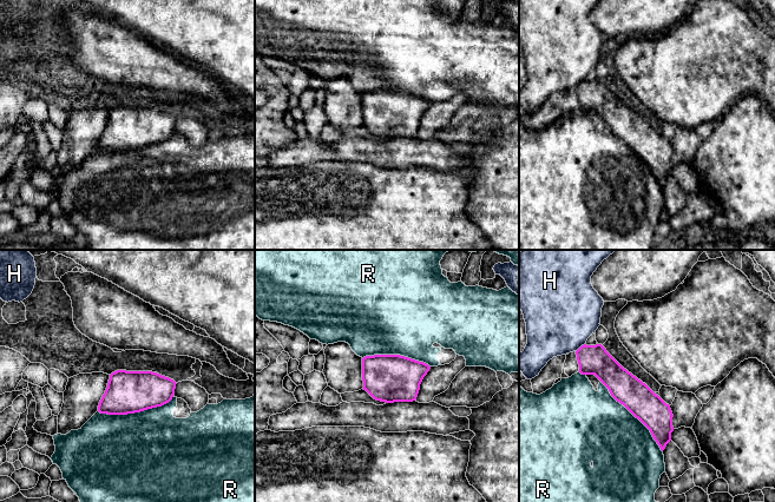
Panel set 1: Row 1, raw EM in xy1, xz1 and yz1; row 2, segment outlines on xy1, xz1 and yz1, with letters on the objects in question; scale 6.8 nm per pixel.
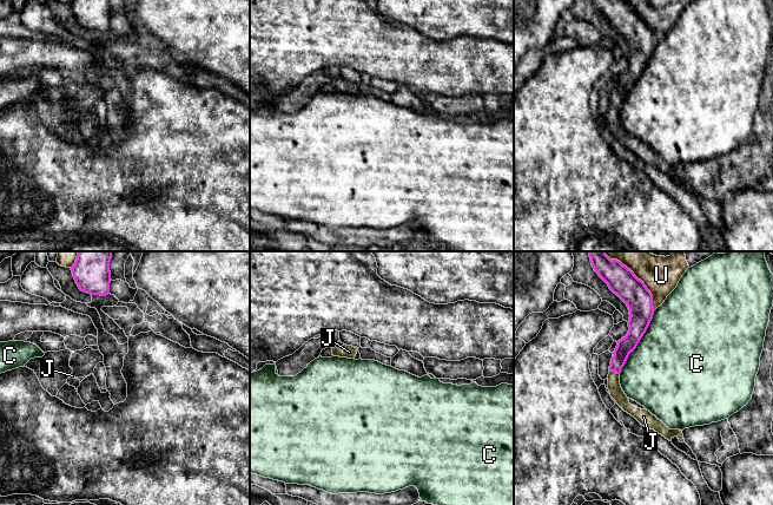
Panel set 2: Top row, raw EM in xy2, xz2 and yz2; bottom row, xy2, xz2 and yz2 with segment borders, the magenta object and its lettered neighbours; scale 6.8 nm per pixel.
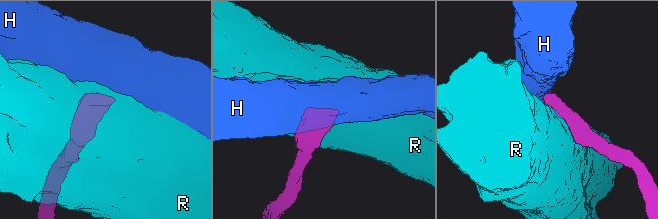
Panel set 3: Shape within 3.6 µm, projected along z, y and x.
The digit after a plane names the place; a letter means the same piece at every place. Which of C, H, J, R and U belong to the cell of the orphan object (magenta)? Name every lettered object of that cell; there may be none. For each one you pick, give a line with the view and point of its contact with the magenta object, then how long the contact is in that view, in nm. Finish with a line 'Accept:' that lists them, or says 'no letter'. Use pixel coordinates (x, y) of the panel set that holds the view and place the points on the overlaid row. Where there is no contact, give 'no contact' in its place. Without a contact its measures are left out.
J: yz2 (614, 371) | 80 nm
Accept: J

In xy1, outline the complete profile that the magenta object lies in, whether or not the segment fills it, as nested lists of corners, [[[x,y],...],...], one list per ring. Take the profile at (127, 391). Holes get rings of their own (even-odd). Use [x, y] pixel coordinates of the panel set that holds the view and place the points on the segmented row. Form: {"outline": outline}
{"outline": [[[117,370],[110,375],[98,411],[107,415],[127,415],[169,403],[176,382],[152,371]]]}

